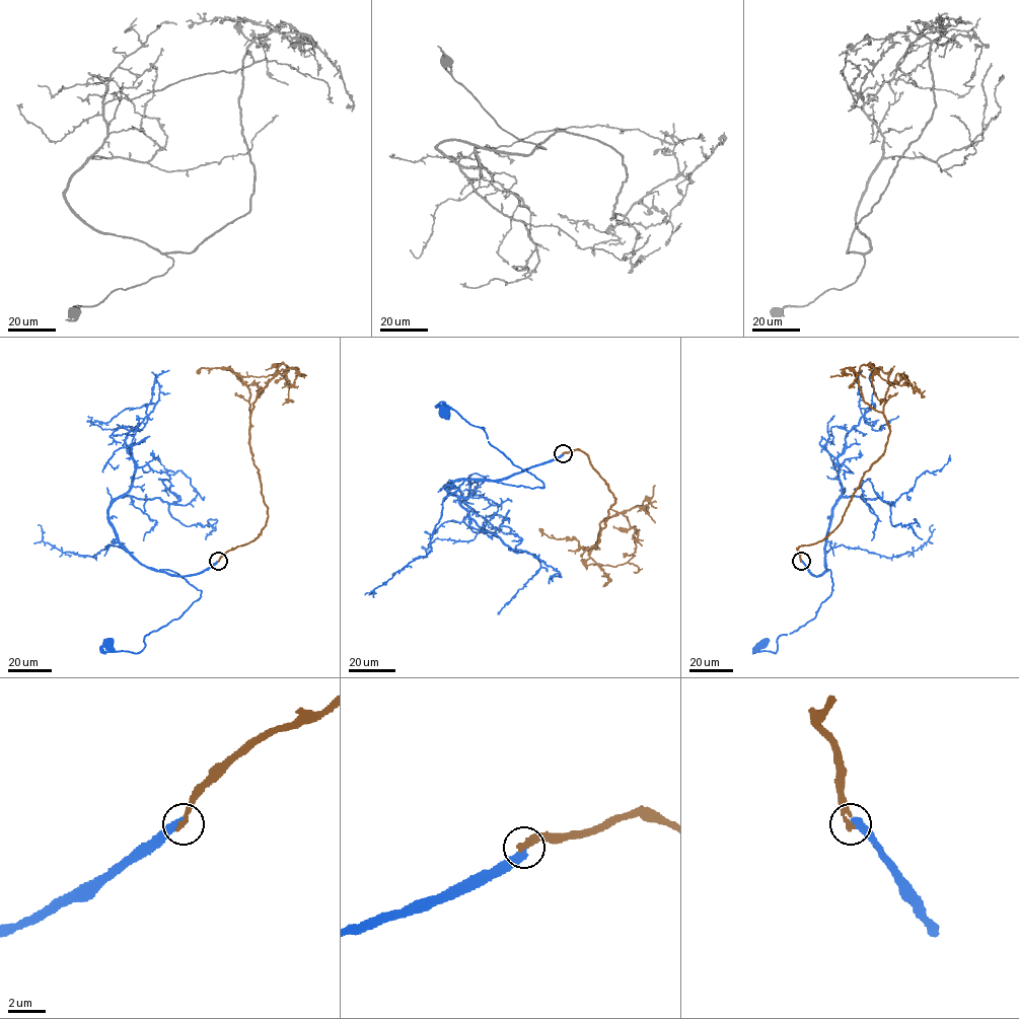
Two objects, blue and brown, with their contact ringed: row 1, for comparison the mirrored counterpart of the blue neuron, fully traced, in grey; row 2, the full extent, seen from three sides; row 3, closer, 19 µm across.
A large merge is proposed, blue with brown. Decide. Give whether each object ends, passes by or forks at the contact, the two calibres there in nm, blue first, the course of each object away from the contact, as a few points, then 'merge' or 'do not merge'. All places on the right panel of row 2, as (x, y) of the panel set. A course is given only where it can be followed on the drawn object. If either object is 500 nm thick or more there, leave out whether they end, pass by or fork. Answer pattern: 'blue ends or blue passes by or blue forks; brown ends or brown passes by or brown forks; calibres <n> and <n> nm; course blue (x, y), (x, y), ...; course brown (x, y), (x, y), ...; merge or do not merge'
blue ends; brown ends; calibres 440 and 320 nm; course blue (801, 561), (813, 575), (829, 569), (831, 593), (812, 620), (779, 637), (775, 653), (759, 651), (762, 645); course brown (801, 561), (799, 547), (834, 529), (884, 452), (888, 425), (864, 401), (861, 366), (874, 369), (886, 403); do not merge

